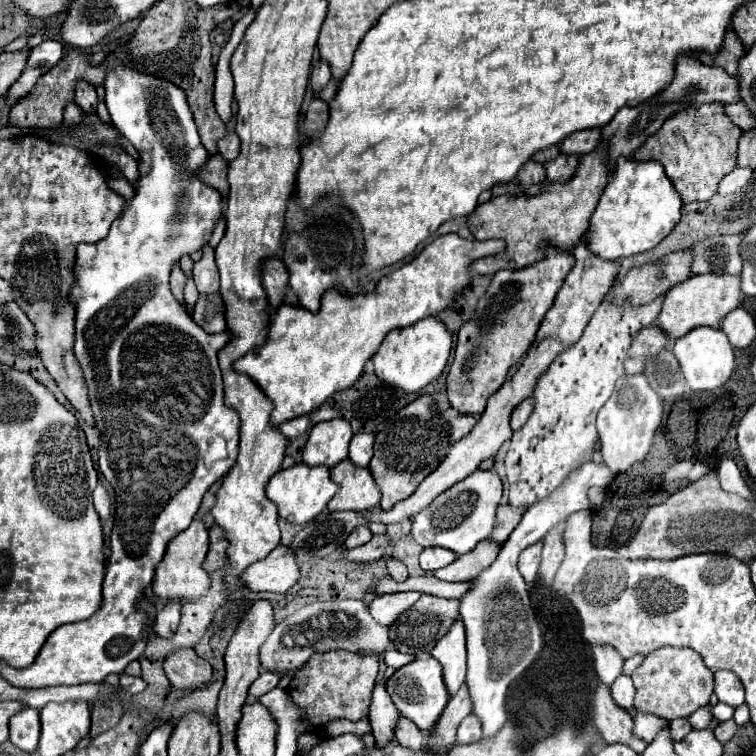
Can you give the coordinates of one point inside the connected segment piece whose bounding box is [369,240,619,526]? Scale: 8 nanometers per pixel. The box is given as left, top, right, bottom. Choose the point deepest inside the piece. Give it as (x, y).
(585, 288)

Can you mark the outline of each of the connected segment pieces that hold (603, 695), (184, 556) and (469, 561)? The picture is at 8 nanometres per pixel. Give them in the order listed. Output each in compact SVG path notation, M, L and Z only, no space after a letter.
M599 684L595 690L595 696L593 696L593 722L607 744L623 742L623 744L631 746L637 754L641 754L647 748L647 744L643 744L643 740L635 740L635 736L631 736L633 718L627 710L619 708L611 700L609 686L605 686L605 684Z
M201 510L195 518L195 522L191 522L191 526L183 532L179 532L167 546L167 552L161 560L161 564L155 568L155 578L153 578L153 594L159 598L159 600L181 600L181 602L187 602L187 600L197 600L199 596L203 596L203 592L207 592L207 588L211 586L211 580L209 580L209 574L203 570L203 560L205 560L205 554L209 550L209 538L207 538L207 528L201 520L205 510Z
M483 540L471 552L459 556L453 564L433 572L433 576L449 582L473 580L475 576L479 576L479 572L489 568L491 562L495 562L495 556L501 552L501 546L503 544L491 544L491 540Z

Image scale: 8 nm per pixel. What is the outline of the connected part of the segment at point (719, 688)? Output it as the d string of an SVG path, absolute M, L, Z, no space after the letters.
M731 670L715 672L715 694L717 694L719 702L725 702L735 708L745 702L743 682Z

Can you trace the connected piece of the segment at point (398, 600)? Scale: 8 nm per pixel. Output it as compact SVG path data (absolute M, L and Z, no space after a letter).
M397 592L397 594L383 594L375 596L373 602L369 600L369 612L375 620L383 626L391 626L401 612L411 608L419 600L421 592Z

